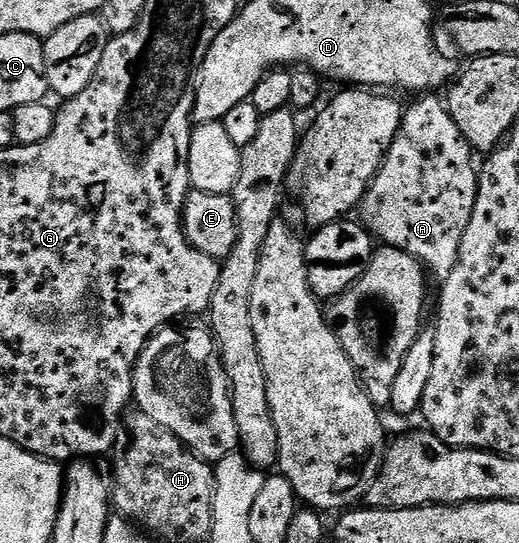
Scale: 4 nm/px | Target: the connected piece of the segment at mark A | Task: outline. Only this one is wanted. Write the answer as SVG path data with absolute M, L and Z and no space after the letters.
M421 96L413 100L416 102L412 106L409 104L405 108L394 143L388 148L375 179L360 200L358 217L365 229L379 240L381 237L384 245L392 245L395 249L406 251L411 257L417 257L431 276L433 273L438 279L445 279L458 263L462 239L470 227L470 217L474 215L476 197L480 193L480 175L478 161L476 165L472 158L472 144L458 129L458 123L452 118L447 104L436 97L439 96Z

